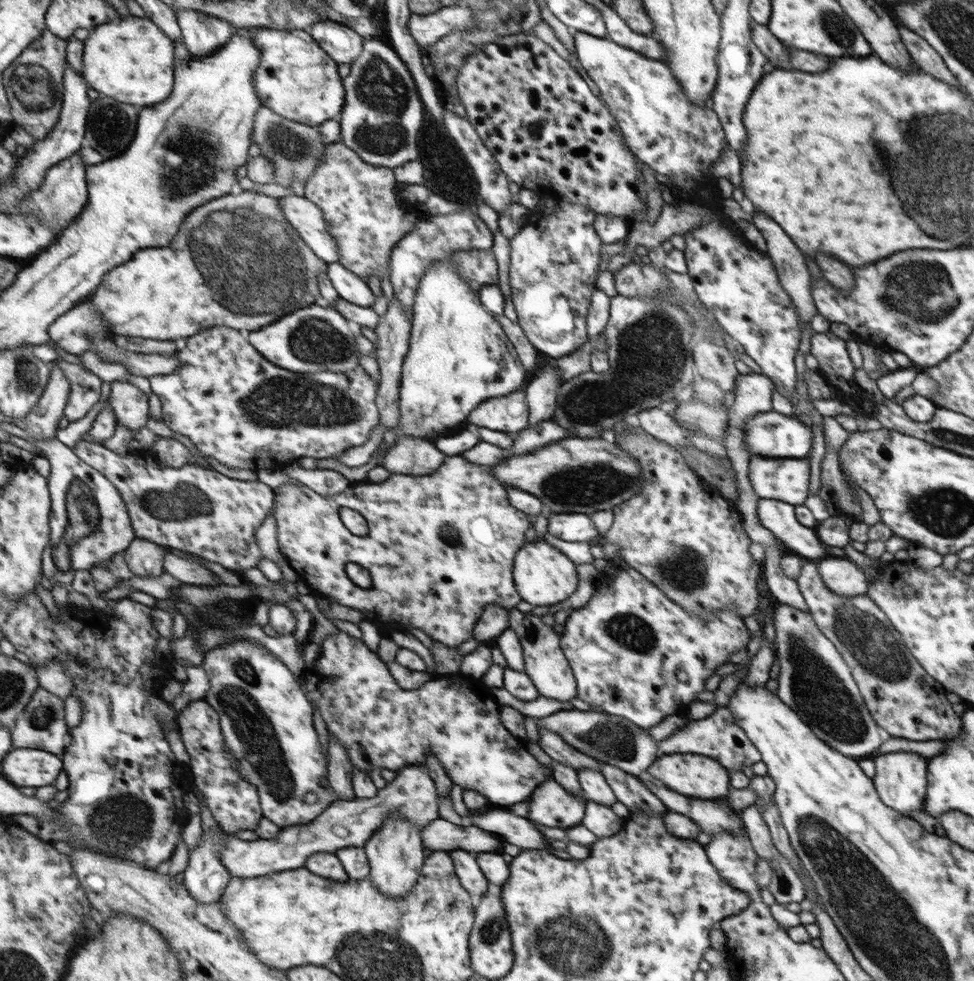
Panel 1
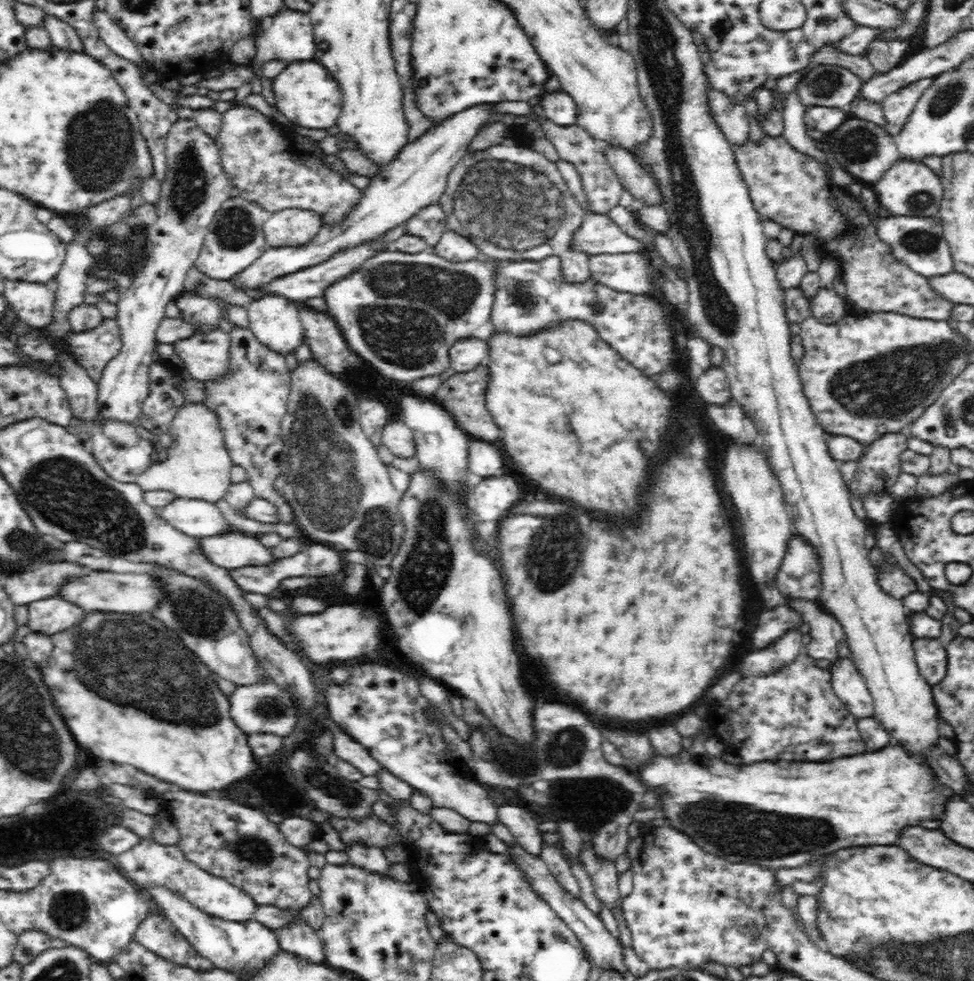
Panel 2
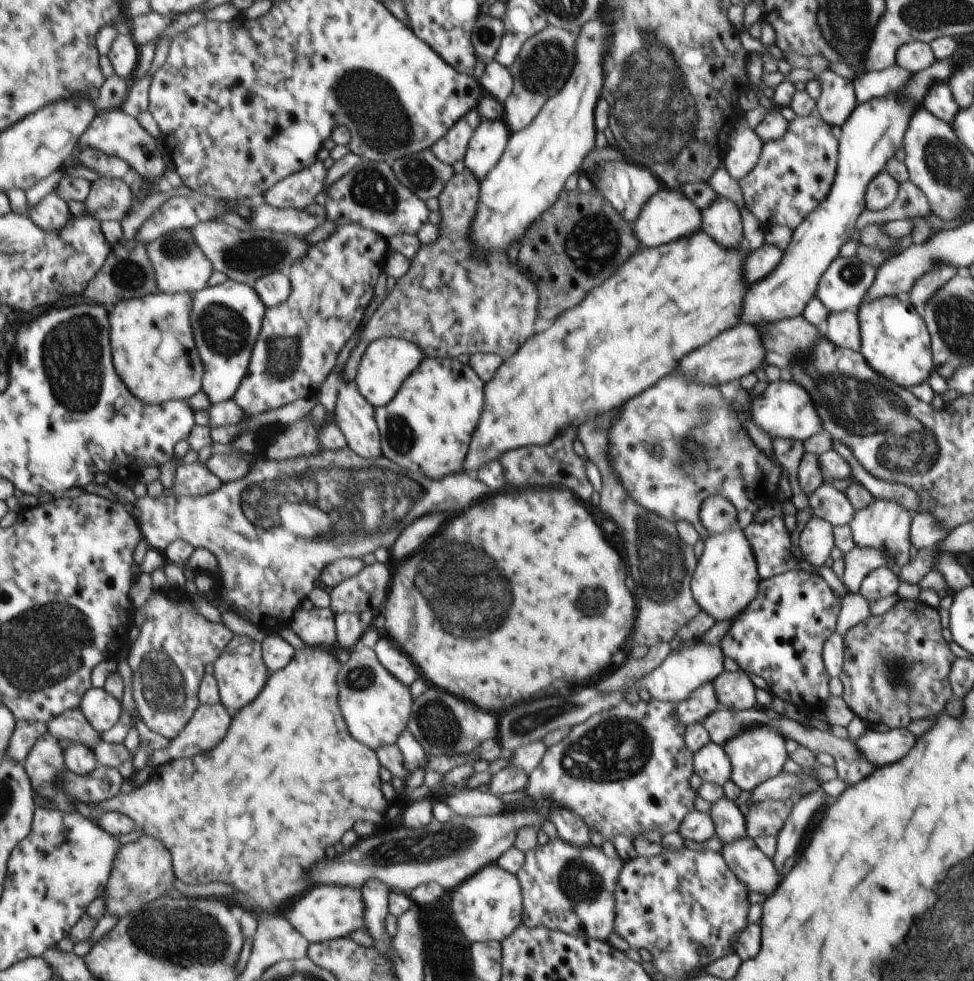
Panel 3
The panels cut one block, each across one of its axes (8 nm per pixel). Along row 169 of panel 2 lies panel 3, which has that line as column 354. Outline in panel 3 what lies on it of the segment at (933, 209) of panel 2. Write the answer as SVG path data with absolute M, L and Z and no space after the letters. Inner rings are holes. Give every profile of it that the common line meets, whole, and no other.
M336 884L315 885L302 897L296 899L283 914L311 943L332 942L339 938L348 938L358 928L366 928L367 904L363 900L360 888L336 886Z

